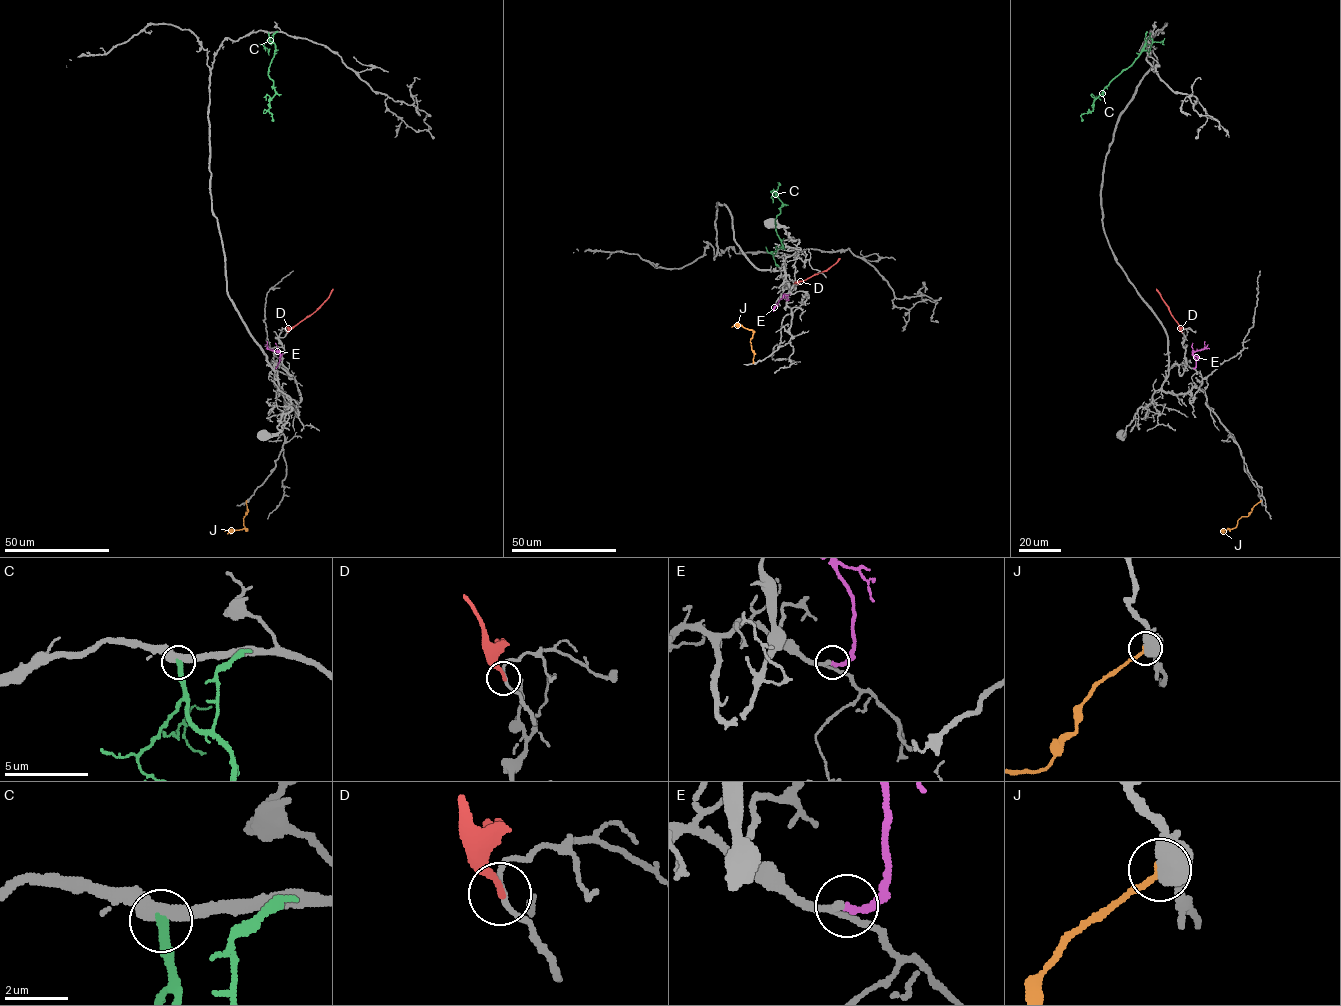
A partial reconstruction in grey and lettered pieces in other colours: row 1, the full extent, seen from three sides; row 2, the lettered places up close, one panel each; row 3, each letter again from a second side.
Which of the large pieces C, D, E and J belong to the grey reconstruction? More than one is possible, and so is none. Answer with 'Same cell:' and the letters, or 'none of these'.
Same cell: E

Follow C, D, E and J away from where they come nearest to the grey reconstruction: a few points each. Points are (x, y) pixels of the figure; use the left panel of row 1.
C: (268, 33), (275, 44), (268, 75), (275, 93), (269, 102), (273, 121)
D: (287, 332), (312, 314), (333, 289)
E: (276, 368), (280, 353), (271, 350), (266, 341)
J: (246, 501), (248, 511), (243, 520), (246, 529), (224, 531)

